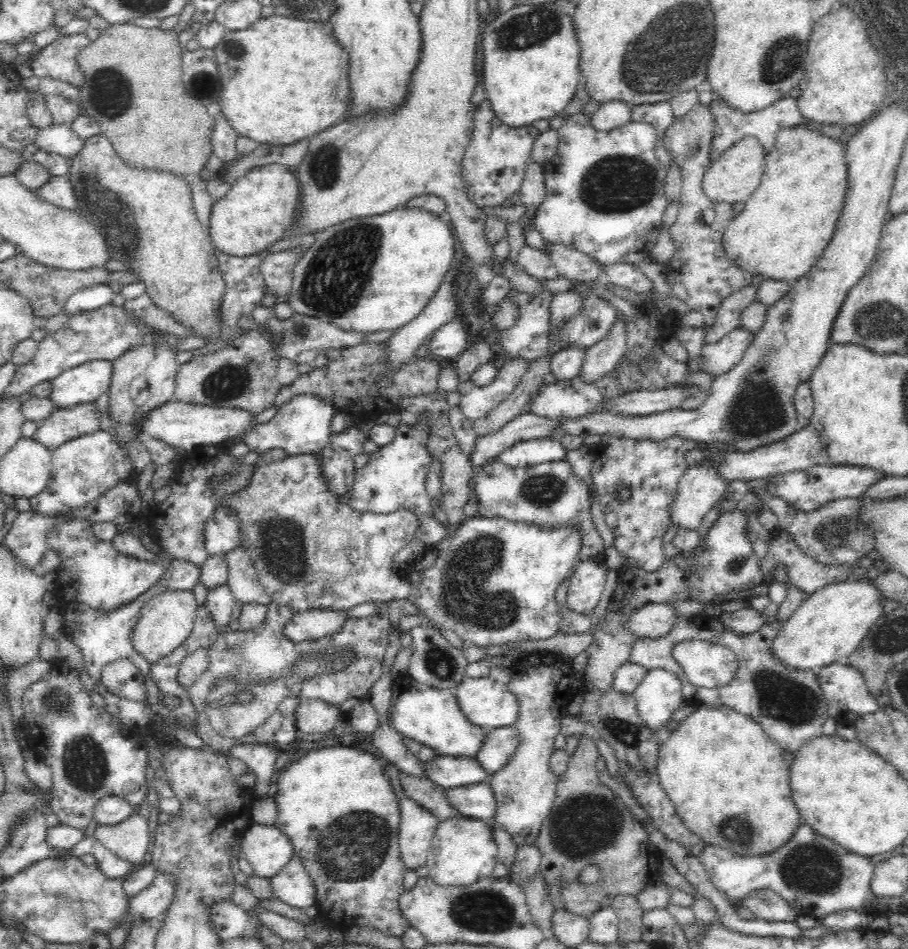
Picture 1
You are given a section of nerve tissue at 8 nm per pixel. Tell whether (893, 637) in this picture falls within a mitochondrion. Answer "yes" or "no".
yes

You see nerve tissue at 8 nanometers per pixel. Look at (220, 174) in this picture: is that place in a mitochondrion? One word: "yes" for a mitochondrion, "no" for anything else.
no

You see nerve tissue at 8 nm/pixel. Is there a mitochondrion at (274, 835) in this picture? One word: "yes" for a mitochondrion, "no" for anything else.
no

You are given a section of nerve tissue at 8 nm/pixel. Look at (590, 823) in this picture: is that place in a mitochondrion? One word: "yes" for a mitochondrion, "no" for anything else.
yes

